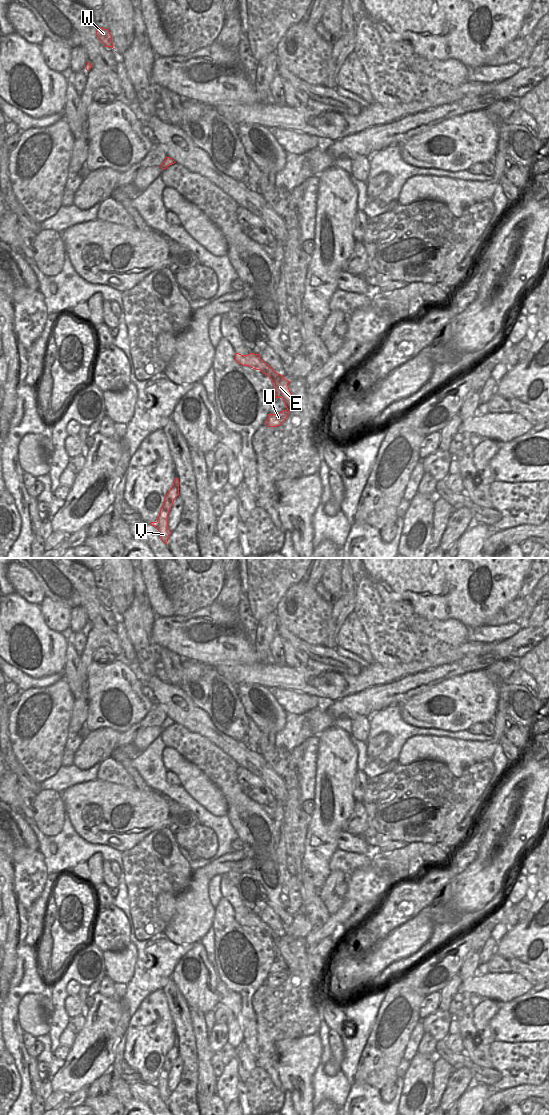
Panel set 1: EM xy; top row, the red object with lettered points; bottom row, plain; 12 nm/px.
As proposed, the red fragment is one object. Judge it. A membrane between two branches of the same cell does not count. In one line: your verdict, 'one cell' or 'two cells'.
two cells

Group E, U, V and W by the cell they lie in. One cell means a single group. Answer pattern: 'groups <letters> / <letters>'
groups E V W / U

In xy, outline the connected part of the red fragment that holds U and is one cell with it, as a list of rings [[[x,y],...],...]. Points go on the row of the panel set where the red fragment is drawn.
[[[283,410],[276,414],[268,414],[265,424],[269,427],[280,426],[287,418],[290,410]]]

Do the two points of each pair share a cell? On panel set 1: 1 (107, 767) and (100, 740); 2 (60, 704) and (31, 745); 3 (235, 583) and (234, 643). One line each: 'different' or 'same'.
1: different
2: same
3: different

